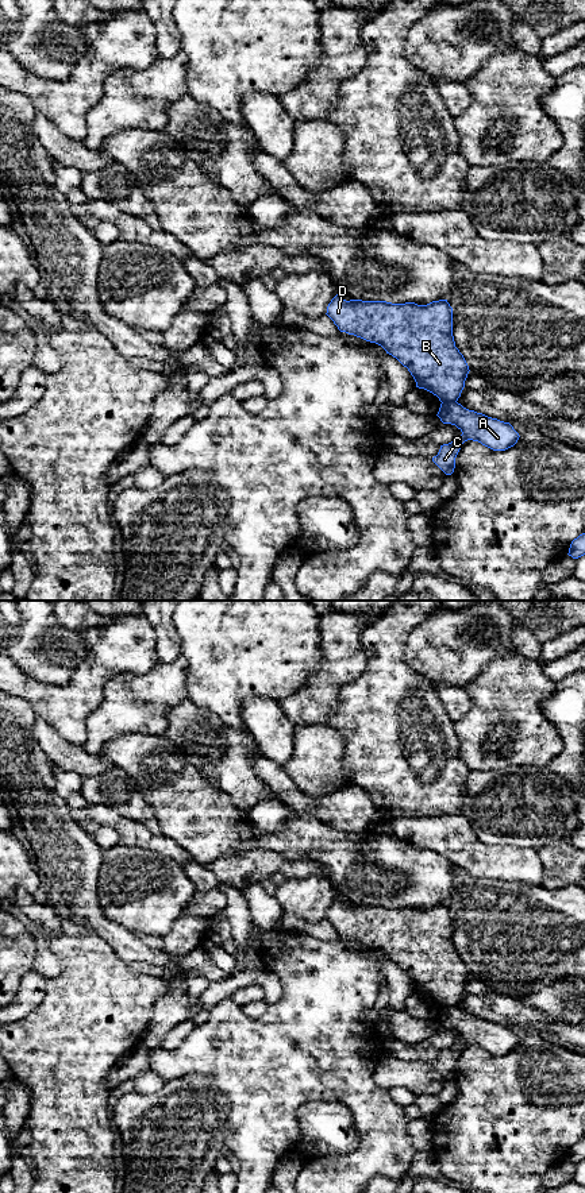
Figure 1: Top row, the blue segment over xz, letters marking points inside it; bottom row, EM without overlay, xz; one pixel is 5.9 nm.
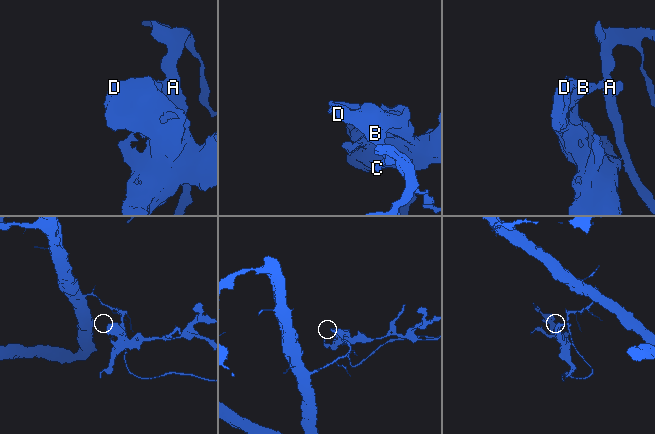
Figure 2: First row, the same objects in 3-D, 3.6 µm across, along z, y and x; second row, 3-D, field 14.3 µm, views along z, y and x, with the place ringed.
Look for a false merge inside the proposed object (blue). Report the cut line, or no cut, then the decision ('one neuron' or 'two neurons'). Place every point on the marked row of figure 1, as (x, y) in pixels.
xz (455, 400), (442, 402) | two neurons

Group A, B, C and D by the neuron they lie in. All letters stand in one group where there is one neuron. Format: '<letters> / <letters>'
A C / B D

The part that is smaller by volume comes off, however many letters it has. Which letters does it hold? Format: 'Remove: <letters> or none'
Remove: B, D

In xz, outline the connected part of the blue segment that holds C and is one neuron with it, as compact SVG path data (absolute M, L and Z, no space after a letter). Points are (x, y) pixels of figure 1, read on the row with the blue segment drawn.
M457 401L442 402L436 416L443 424L455 425L462 432L459 439L440 445L438 455L432 457L432 462L446 475L454 472L455 457L465 441L473 440L493 451L505 451L513 447L520 437L509 422L469 410Z

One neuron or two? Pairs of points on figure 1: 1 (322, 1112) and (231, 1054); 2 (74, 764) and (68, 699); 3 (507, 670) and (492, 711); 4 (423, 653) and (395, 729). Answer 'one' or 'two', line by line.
1: two
2: two
3: one
4: two

